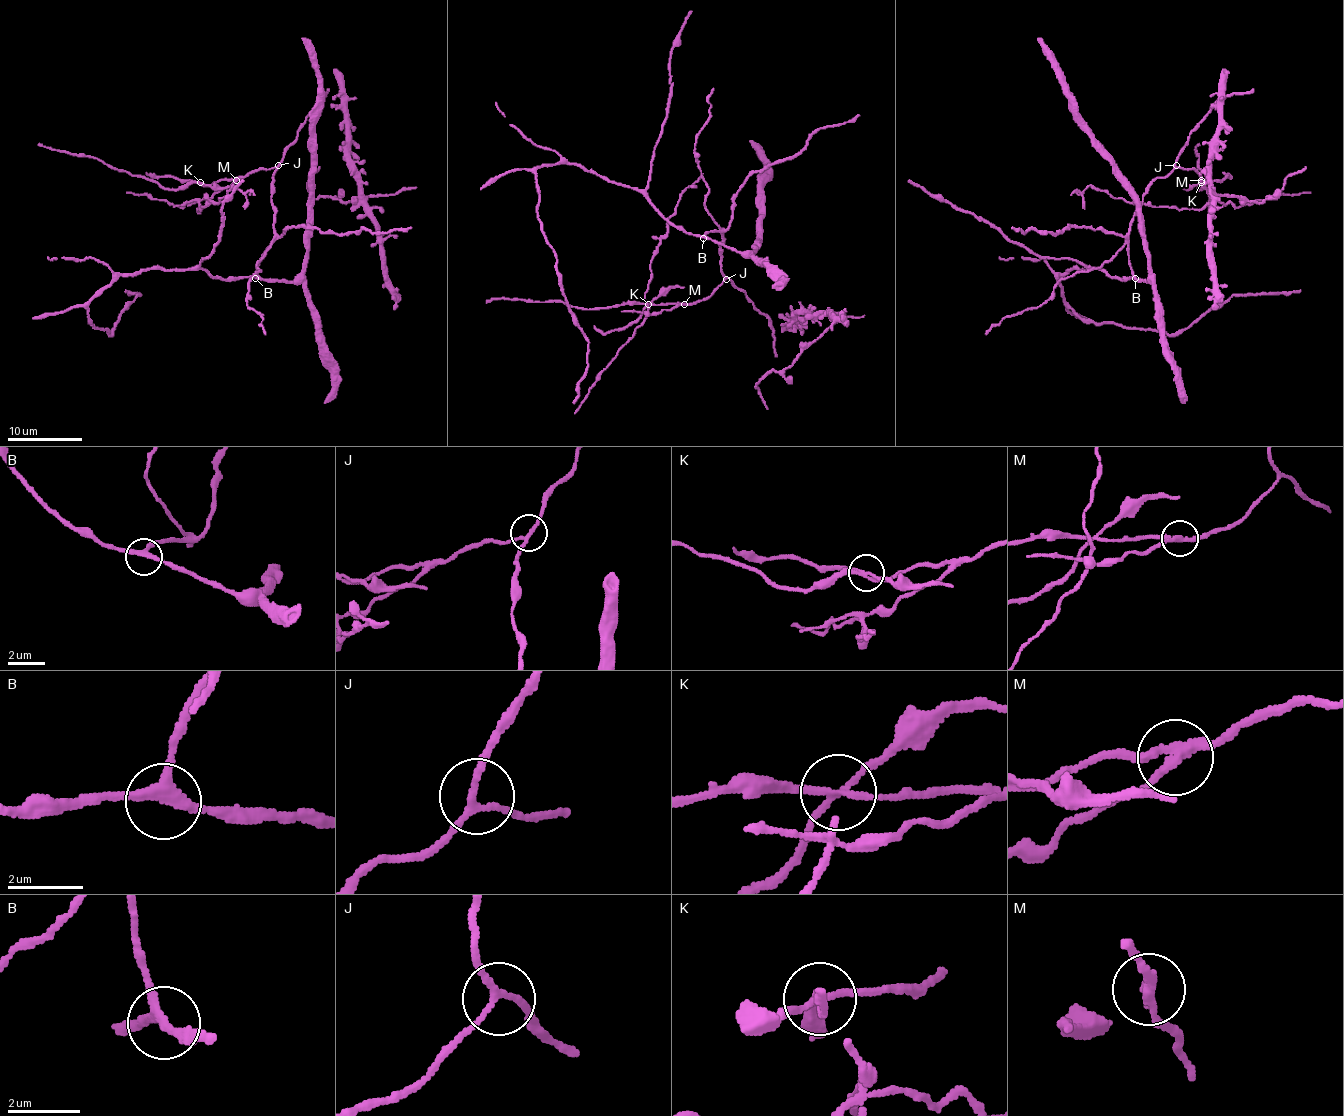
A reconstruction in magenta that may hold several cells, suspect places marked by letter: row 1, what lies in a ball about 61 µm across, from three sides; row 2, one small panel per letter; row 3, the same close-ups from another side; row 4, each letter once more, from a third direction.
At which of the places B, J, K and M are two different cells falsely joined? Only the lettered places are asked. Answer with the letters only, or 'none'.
K, M

